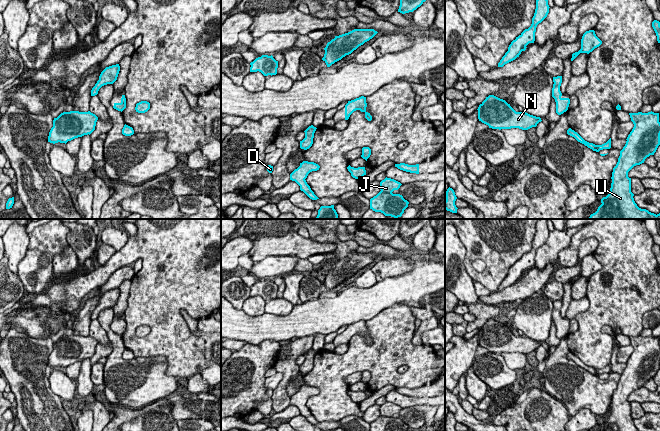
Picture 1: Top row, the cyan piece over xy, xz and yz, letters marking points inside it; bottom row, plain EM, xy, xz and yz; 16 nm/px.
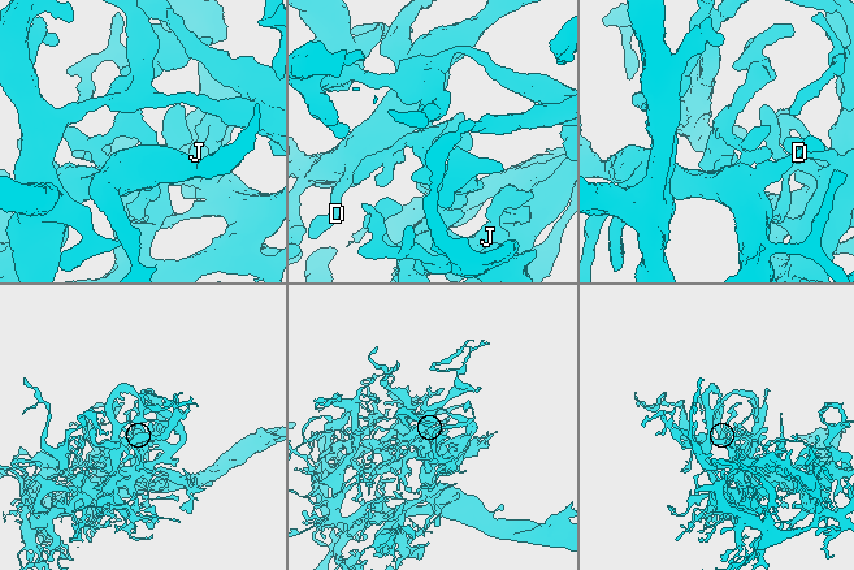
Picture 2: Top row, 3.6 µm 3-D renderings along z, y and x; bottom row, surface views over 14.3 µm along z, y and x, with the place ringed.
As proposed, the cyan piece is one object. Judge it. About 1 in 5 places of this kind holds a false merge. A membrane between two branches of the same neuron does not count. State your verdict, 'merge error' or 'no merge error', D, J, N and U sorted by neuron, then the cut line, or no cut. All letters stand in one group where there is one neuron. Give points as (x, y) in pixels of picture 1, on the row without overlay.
no merge error | D J N U | no cut

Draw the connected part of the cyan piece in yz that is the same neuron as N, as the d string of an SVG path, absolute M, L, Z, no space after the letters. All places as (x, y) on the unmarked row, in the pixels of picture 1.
M489 319L478 331L478 343L492 353L528 354L541 346L540 341L516 336L505 324Z

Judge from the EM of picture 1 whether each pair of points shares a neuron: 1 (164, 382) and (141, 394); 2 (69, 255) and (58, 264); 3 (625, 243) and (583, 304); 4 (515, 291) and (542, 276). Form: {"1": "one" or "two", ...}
{"1": "one", "2": "one", "3": "two", "4": "one"}

